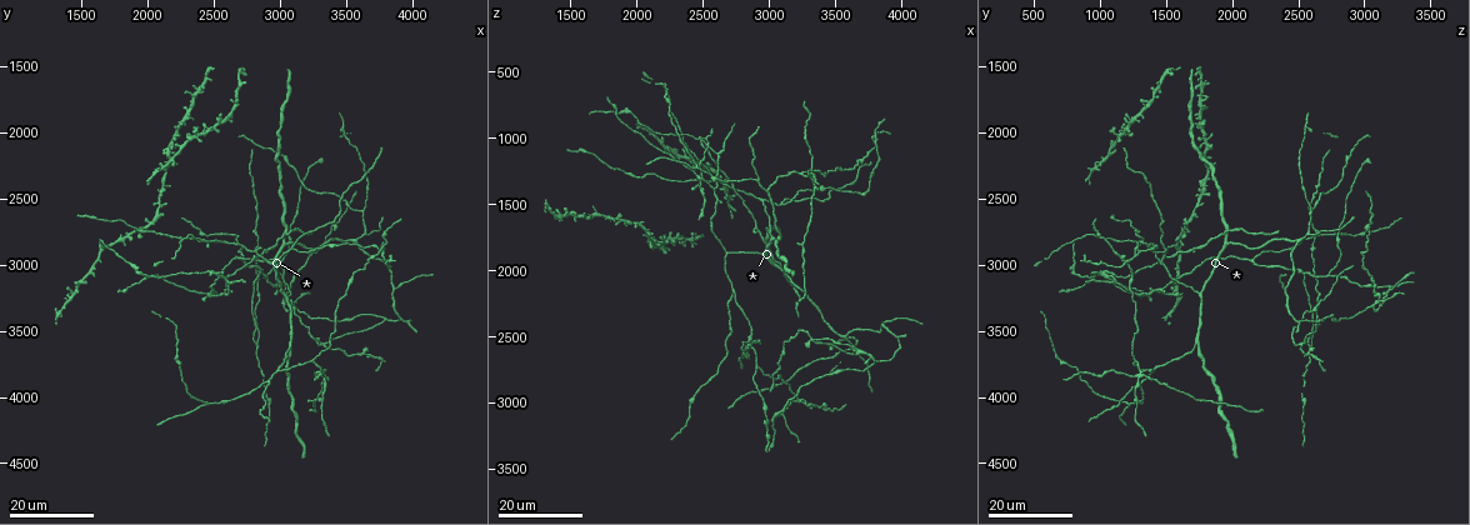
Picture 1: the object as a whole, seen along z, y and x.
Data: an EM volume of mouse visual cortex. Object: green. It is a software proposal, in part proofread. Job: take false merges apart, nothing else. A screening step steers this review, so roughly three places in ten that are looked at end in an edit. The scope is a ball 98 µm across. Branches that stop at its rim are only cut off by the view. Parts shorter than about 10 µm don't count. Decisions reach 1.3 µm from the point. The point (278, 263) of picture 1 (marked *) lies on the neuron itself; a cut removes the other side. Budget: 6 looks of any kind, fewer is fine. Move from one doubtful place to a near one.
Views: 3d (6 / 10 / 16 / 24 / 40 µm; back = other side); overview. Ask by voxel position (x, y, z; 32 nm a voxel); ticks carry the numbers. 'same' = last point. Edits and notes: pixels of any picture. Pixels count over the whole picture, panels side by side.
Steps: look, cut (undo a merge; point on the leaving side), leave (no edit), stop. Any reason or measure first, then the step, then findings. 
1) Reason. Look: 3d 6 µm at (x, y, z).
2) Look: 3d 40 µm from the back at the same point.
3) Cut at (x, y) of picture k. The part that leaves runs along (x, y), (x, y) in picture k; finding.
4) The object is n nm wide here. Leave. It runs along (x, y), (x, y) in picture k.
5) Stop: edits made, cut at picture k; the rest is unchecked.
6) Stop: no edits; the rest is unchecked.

Look: 3d 16 µm at (2660, 2940, 1880).

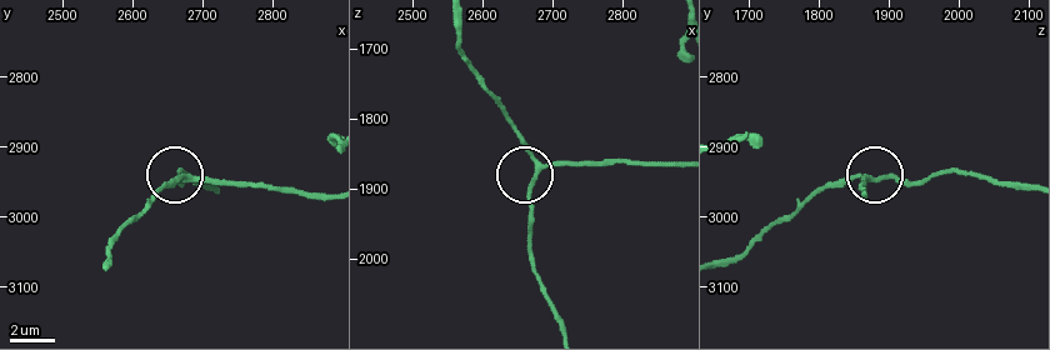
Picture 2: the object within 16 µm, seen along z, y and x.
Look: 3d 10 µm at (2675, 2940, 1870).

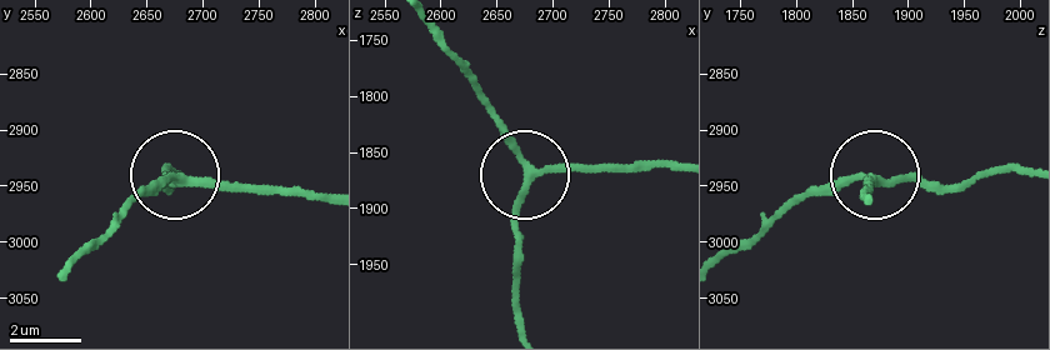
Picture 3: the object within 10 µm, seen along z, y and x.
Leave. It runs along (678, 164), (529, 166), (484, 104) in picture 3; continuous, no second neuron.

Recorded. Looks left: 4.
Arms part here. Look: 3d 16 µm at (2460, 4040, 1220).

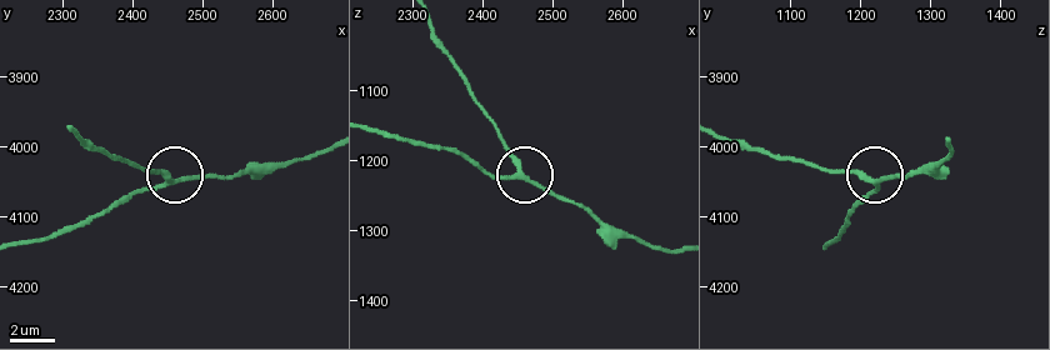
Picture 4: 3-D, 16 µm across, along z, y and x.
Closer look. Look: 3d 10 µm at (2450, 4050, 1210).

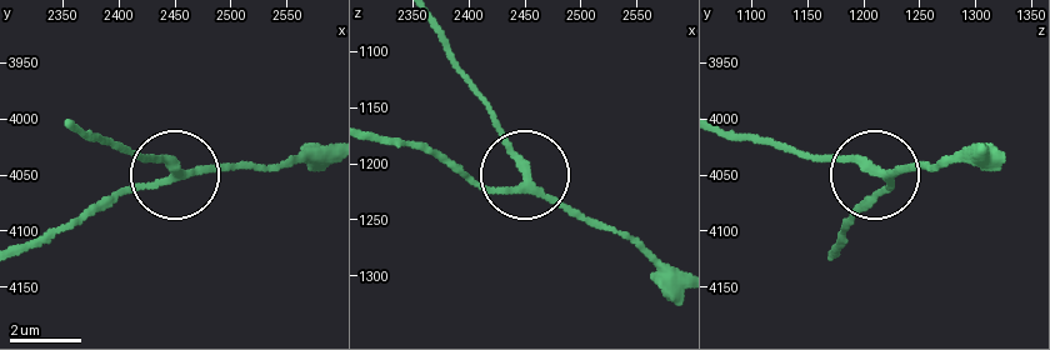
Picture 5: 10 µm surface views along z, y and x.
3 arms meet here. Leave. It runs along (329, 141), (266, 168), (195, 168), (99, 204) in picture 5; continuous, no second neuron.

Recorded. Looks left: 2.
Side arm on a straight run. Look: 3d 24 µm at (3000, 3780, 1400).

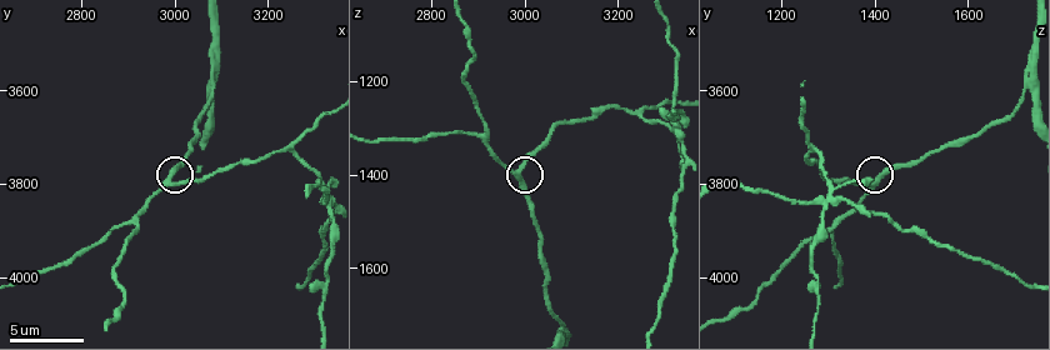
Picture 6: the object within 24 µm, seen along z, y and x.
Closer look. Look: 3d 6 µm at (2985, 3805, 1400).

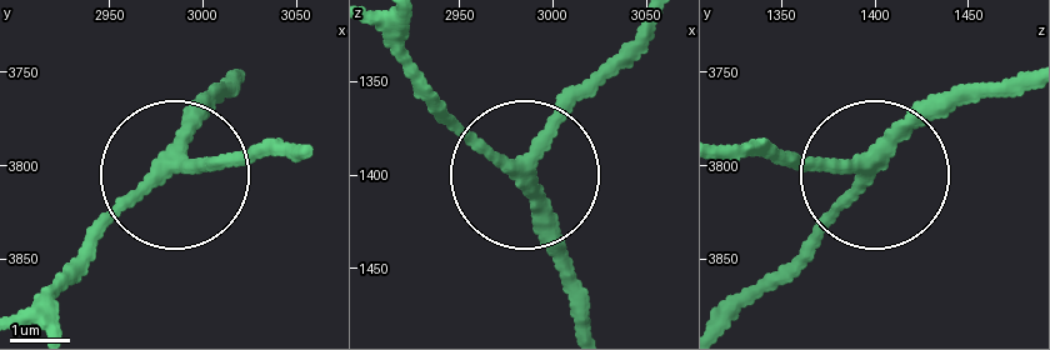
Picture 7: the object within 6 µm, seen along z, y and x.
3 arms meet here. Leave. It runs along (240, 68), (180, 168), (280, 158) in picture 7; continuous, no second neuron.

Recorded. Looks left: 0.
Stop: no edits; the rest is unchecked.

